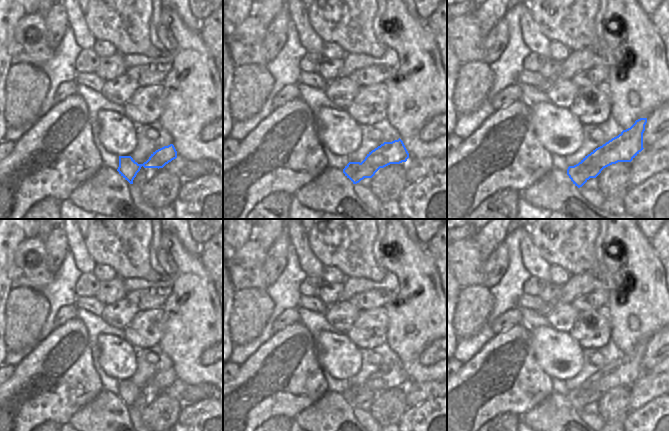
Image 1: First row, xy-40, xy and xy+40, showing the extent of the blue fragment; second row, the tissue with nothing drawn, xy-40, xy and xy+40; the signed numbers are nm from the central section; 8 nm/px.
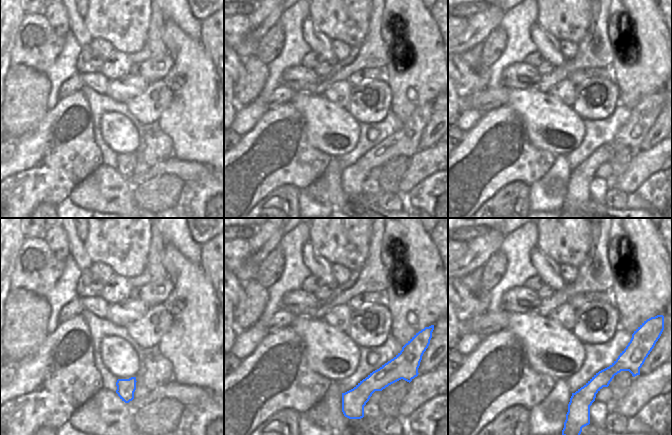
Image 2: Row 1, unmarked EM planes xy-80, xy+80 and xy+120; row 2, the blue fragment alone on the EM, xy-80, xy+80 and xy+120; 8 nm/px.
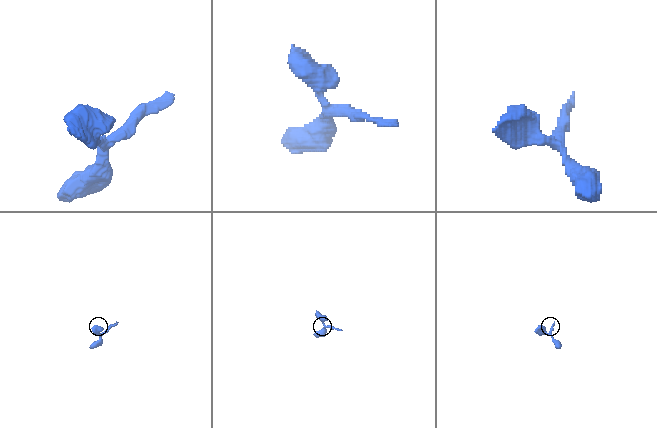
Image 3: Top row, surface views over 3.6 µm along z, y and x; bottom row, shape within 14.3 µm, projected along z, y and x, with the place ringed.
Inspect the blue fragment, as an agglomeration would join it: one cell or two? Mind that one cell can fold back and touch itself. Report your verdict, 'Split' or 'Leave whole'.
Split.

